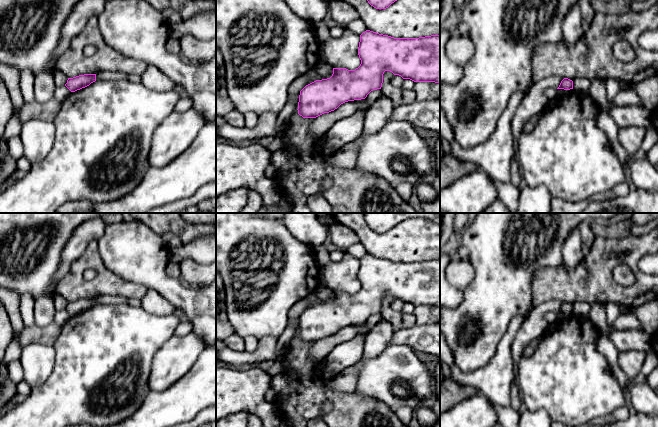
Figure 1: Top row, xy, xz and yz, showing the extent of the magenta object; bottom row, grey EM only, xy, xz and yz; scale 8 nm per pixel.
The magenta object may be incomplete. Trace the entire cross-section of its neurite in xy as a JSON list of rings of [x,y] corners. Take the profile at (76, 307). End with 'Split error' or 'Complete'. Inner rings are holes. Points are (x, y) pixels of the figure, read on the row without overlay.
[[[84,298],[73,302],[68,302],[65,310],[71,315],[75,316],[82,312],[89,310],[96,305],[96,298]]]. Complete

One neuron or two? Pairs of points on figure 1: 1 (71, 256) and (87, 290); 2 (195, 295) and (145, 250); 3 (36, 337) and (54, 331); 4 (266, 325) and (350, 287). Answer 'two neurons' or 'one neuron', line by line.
1: two neurons
2: one neuron
3: one neuron
4: two neurons

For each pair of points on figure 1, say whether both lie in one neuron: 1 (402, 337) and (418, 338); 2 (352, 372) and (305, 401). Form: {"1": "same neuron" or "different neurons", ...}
{"1": "same neuron", "2": "different neurons"}

